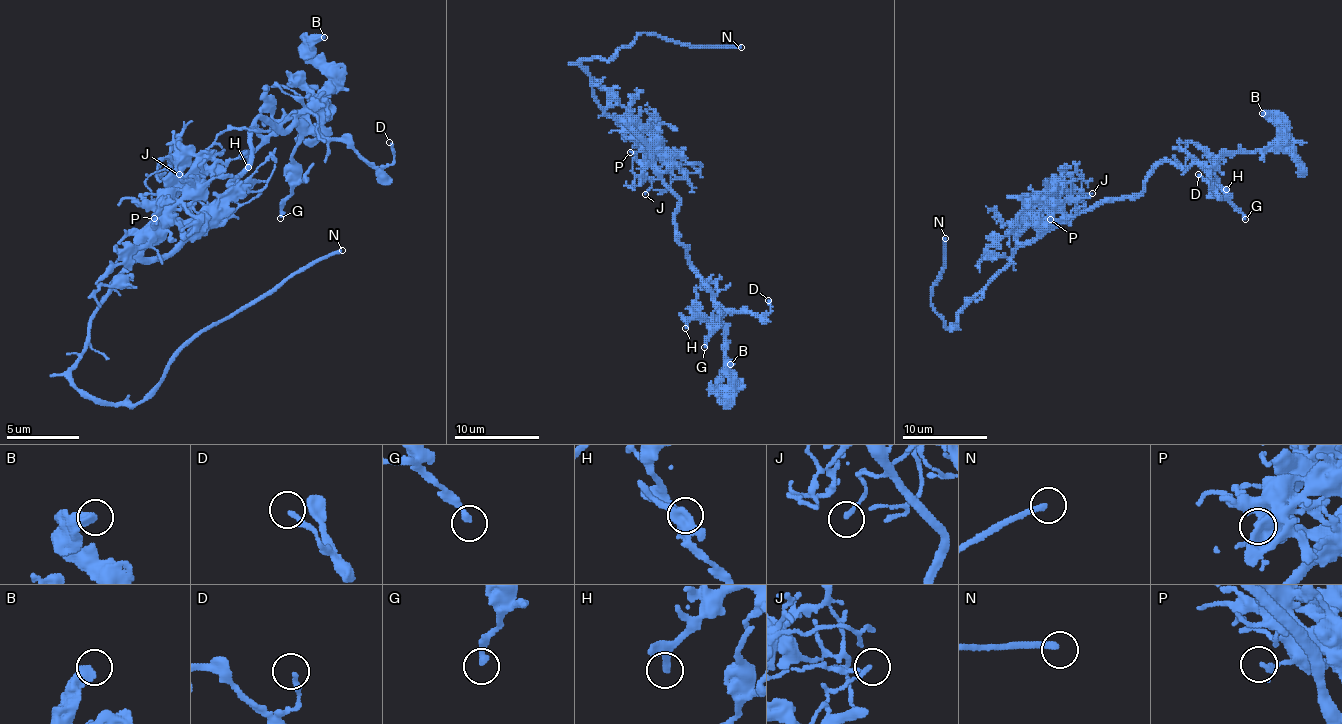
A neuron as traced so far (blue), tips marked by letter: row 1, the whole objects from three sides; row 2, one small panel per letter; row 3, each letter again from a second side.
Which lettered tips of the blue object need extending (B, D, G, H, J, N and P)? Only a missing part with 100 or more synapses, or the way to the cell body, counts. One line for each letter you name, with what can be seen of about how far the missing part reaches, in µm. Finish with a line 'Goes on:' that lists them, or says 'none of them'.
N: Missing length about 20 µm
Goes on: N

